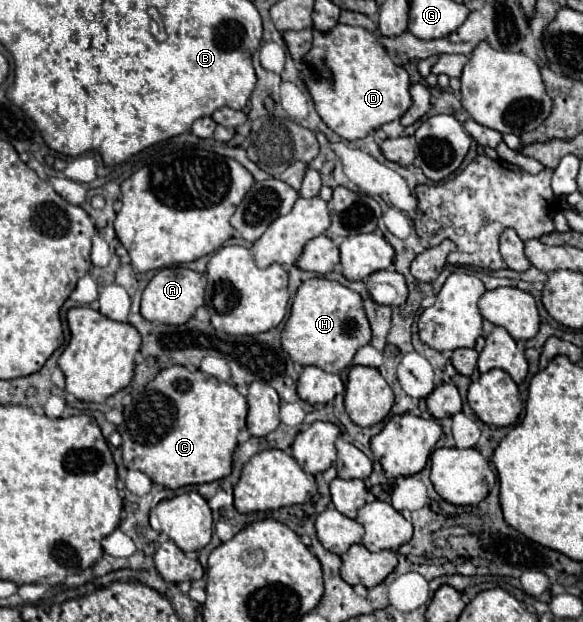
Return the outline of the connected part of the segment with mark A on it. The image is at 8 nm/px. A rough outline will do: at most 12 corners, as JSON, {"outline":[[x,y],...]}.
{"outline":[[161,269],[145,287],[147,321],[183,325],[203,305],[207,279]]}

